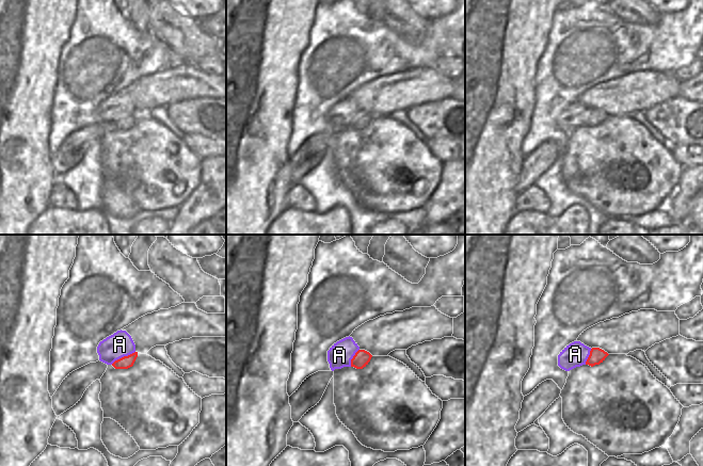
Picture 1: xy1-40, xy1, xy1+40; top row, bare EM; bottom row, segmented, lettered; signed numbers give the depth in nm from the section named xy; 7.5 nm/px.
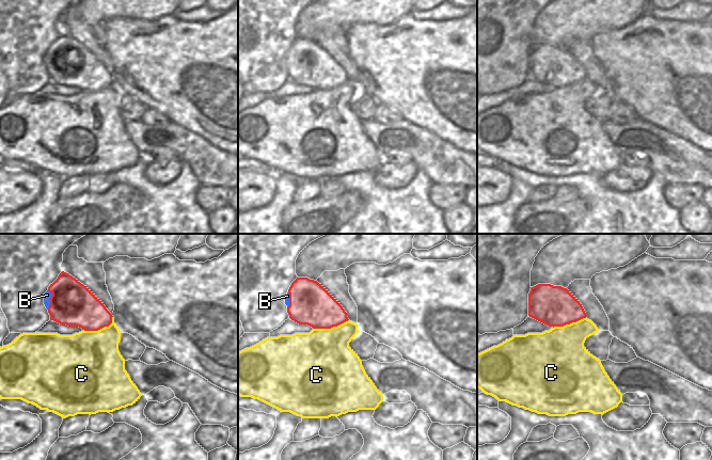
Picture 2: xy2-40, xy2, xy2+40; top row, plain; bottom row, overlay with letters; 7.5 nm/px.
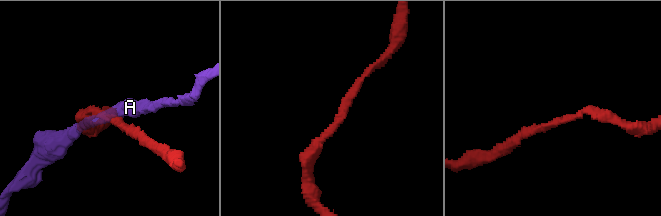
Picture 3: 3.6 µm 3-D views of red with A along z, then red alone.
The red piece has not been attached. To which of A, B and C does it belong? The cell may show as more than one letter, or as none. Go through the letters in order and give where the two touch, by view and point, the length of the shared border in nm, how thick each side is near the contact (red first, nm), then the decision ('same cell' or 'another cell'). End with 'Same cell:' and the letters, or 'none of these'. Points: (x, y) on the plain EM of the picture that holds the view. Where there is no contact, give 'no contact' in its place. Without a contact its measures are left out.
A: xy1-40 (124, 117) | 200 nm | 90/190 nm | another cell
B: xy2-40 (50, 61) | 140 nm | 320/60 nm | same cell
C: xy2 (330, 89) | 280 nm | 320/460 nm | another cell
Same cell: B

